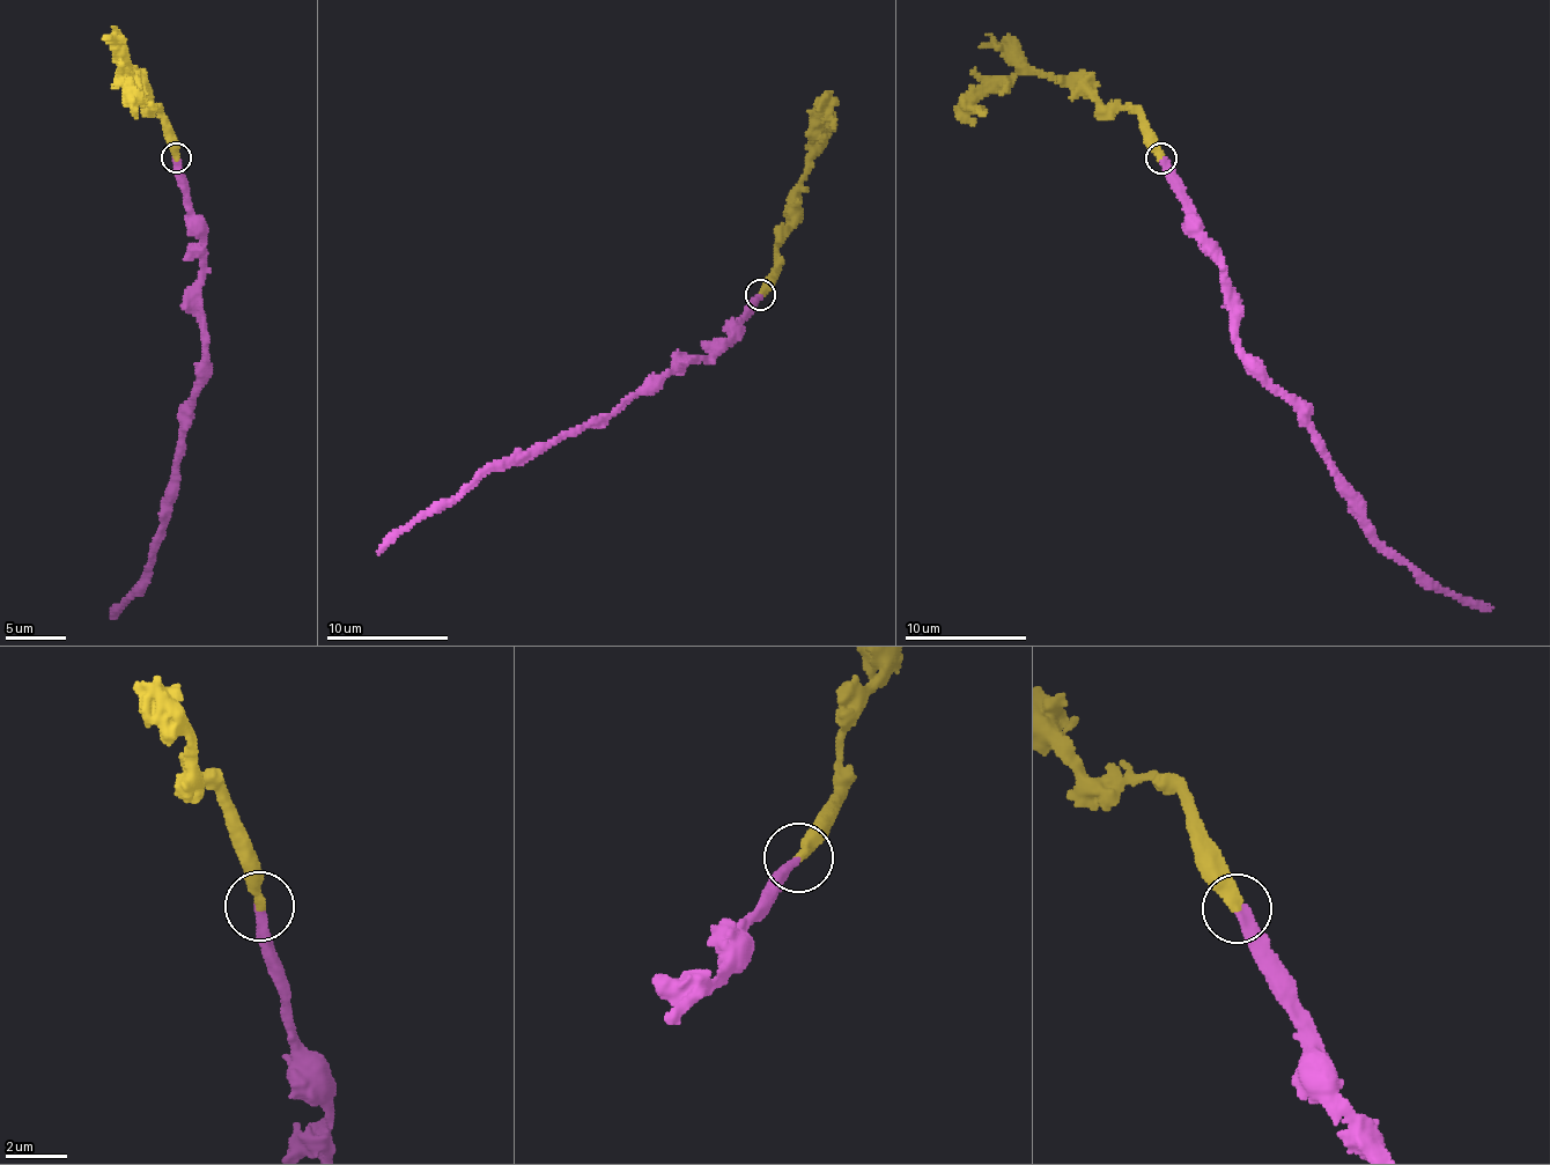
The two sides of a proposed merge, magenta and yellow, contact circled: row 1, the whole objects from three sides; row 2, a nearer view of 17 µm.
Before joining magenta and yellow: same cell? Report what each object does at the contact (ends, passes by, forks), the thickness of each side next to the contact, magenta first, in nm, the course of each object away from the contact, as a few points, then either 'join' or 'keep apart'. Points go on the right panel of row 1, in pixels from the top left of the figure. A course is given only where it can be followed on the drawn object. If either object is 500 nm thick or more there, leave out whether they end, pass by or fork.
magenta ends there; yellow ends there; 320 nm thick on the magenta side, 400 nm on the other; magenta runs (1161, 157), (1189, 225), (1220, 266), (1242, 361), (1296, 400), (1299, 422), (1366, 532), (1438, 585), (1492, 607); yellow runs (1161, 157), (1153, 133), (1127, 107), (1101, 107), (1089, 94), (1045, 76), (1013, 74), (971, 104), (984, 116); join

